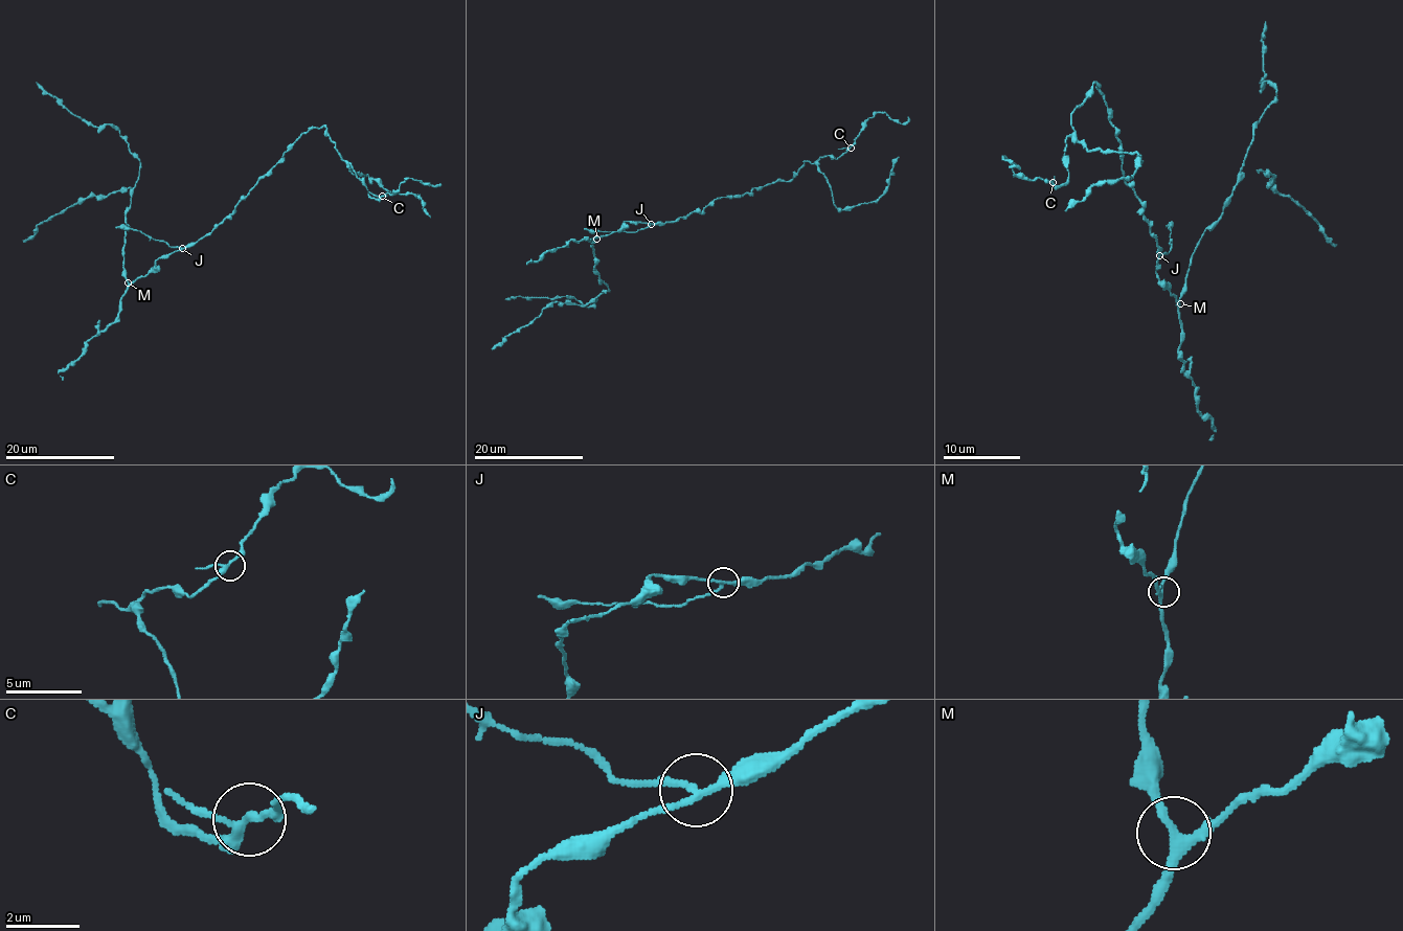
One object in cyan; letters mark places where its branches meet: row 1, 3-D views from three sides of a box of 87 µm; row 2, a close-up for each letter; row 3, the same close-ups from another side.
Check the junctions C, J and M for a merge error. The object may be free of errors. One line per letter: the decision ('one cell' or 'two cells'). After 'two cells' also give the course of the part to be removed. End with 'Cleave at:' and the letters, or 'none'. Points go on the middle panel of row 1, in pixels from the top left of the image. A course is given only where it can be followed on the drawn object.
C: one cell
J: two cells; course (650, 223), (636, 231), (584, 229)
M: one cell
Cleave at: J

